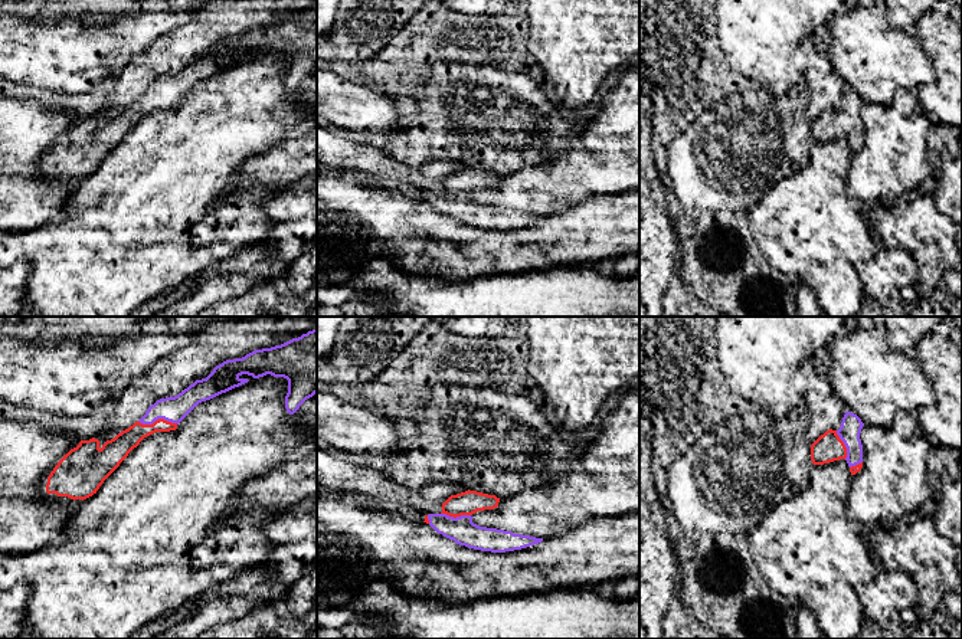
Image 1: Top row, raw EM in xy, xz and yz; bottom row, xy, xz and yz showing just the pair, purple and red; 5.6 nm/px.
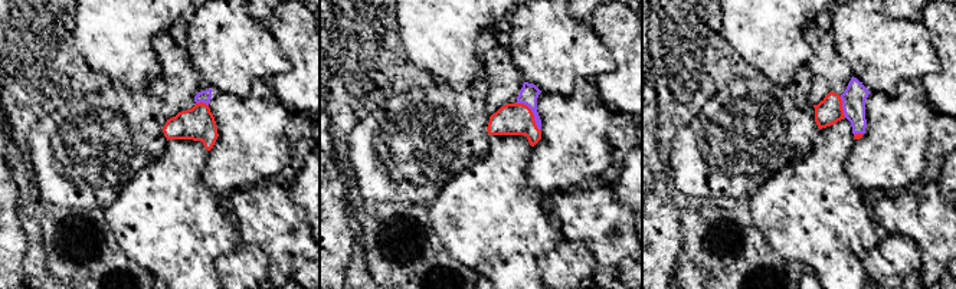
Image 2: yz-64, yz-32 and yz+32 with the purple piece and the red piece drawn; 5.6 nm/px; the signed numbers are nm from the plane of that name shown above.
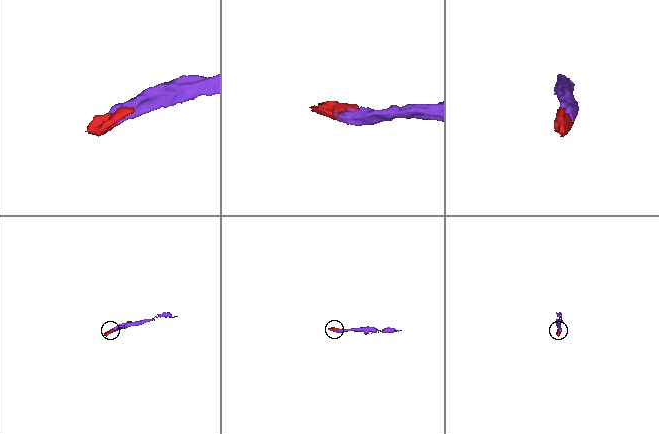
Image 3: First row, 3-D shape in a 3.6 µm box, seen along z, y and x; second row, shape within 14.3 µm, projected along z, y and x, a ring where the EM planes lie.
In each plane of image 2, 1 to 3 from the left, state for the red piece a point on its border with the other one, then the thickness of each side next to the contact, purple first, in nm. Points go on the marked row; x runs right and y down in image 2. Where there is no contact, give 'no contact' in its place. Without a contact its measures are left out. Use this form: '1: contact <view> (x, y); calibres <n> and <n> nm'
1: contact yz-64 (202, 101); calibres 70 and 190 nm
2: contact yz-32 (531, 111); calibres 110 and 180 nm
3: contact yz+32 (842, 107); calibres 130 and 150 nm

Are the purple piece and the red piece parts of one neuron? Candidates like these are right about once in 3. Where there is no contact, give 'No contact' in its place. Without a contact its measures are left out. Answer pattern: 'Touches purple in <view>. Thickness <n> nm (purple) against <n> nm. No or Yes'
Touches purple in xy. Thickness 140 nm (purple) against 120 nm. Yes

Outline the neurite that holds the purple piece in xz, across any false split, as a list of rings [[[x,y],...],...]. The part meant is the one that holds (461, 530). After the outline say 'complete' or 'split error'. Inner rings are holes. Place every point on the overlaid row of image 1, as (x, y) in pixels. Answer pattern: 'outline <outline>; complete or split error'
outline [[[468,489],[451,495],[442,504],[442,512],[425,515],[423,522],[429,524],[438,534],[454,540],[459,545],[481,551],[505,553],[543,541],[543,538],[480,527],[472,522],[472,514],[484,509],[494,509],[498,507],[498,502],[500,498],[495,495]]]; split error

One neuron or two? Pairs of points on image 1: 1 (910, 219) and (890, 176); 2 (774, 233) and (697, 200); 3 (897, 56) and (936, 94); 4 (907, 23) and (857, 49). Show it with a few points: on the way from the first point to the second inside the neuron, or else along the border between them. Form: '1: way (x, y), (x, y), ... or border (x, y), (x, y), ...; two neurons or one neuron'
1: border (916, 190), (879, 203); two neurons
2: border (771, 189), (748, 213); two neurons
3: border (923, 49), (935, 71), (935, 79), (915, 91); two neurons
4: border (884, 15), (890, 26), (913, 33); two neurons

